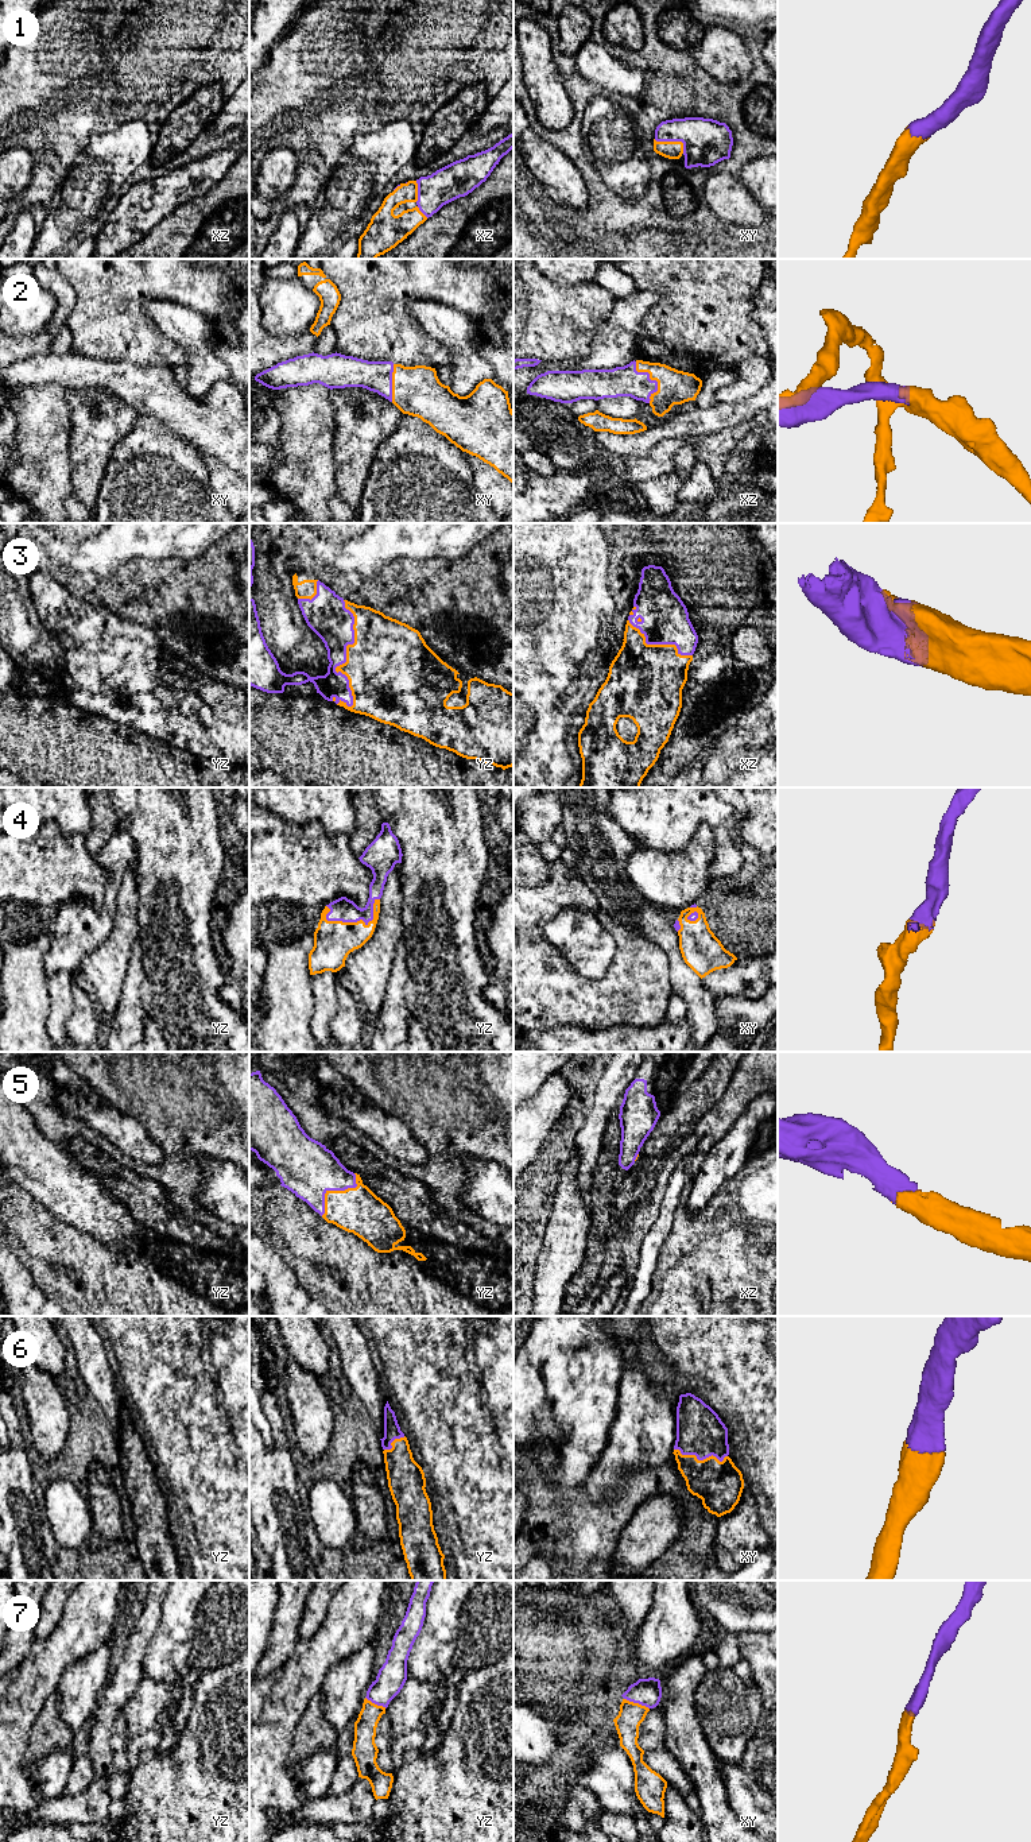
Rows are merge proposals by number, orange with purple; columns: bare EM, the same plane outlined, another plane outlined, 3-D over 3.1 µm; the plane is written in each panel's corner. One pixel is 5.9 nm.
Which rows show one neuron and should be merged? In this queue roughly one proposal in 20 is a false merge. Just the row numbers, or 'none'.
1, 2, 3, 4, 5, 6, 7

